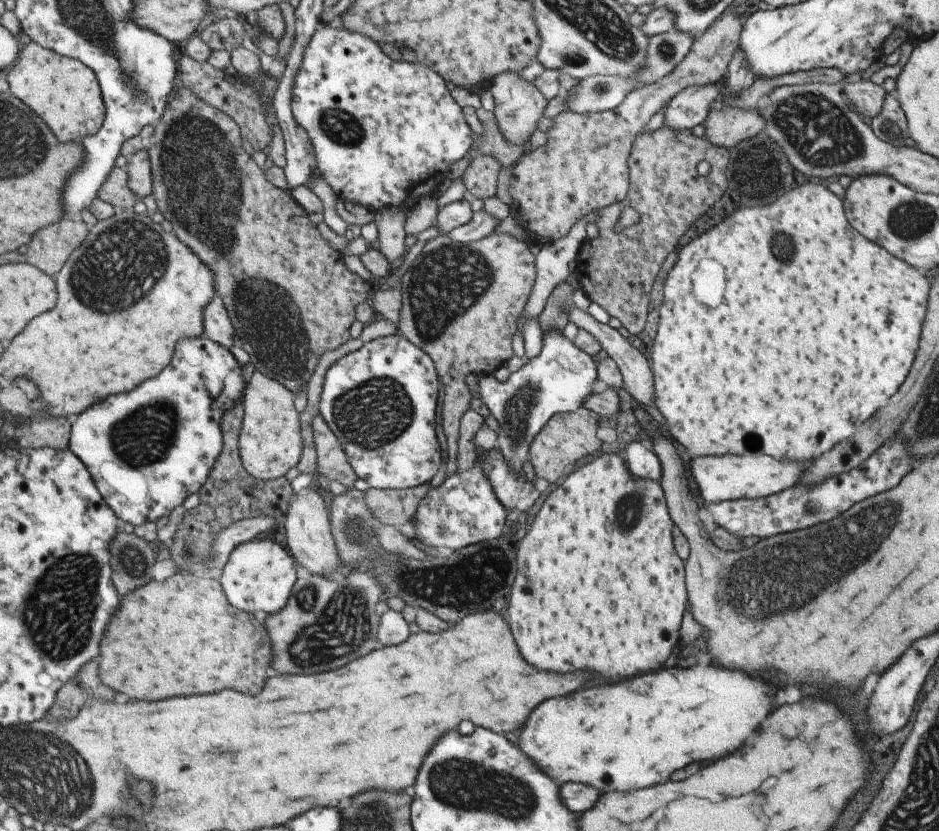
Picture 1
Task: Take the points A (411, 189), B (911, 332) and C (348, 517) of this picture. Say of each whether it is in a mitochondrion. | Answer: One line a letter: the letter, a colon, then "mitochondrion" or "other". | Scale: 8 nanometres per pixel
A: other
B: other
C: mitochondrion

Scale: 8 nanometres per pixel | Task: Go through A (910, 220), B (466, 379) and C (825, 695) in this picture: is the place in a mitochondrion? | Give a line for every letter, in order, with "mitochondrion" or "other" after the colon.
A: mitochondrion
B: other
C: other

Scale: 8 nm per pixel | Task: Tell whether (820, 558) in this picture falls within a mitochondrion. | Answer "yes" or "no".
yes

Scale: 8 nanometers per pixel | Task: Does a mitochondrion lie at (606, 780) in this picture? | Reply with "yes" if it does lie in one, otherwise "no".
no

